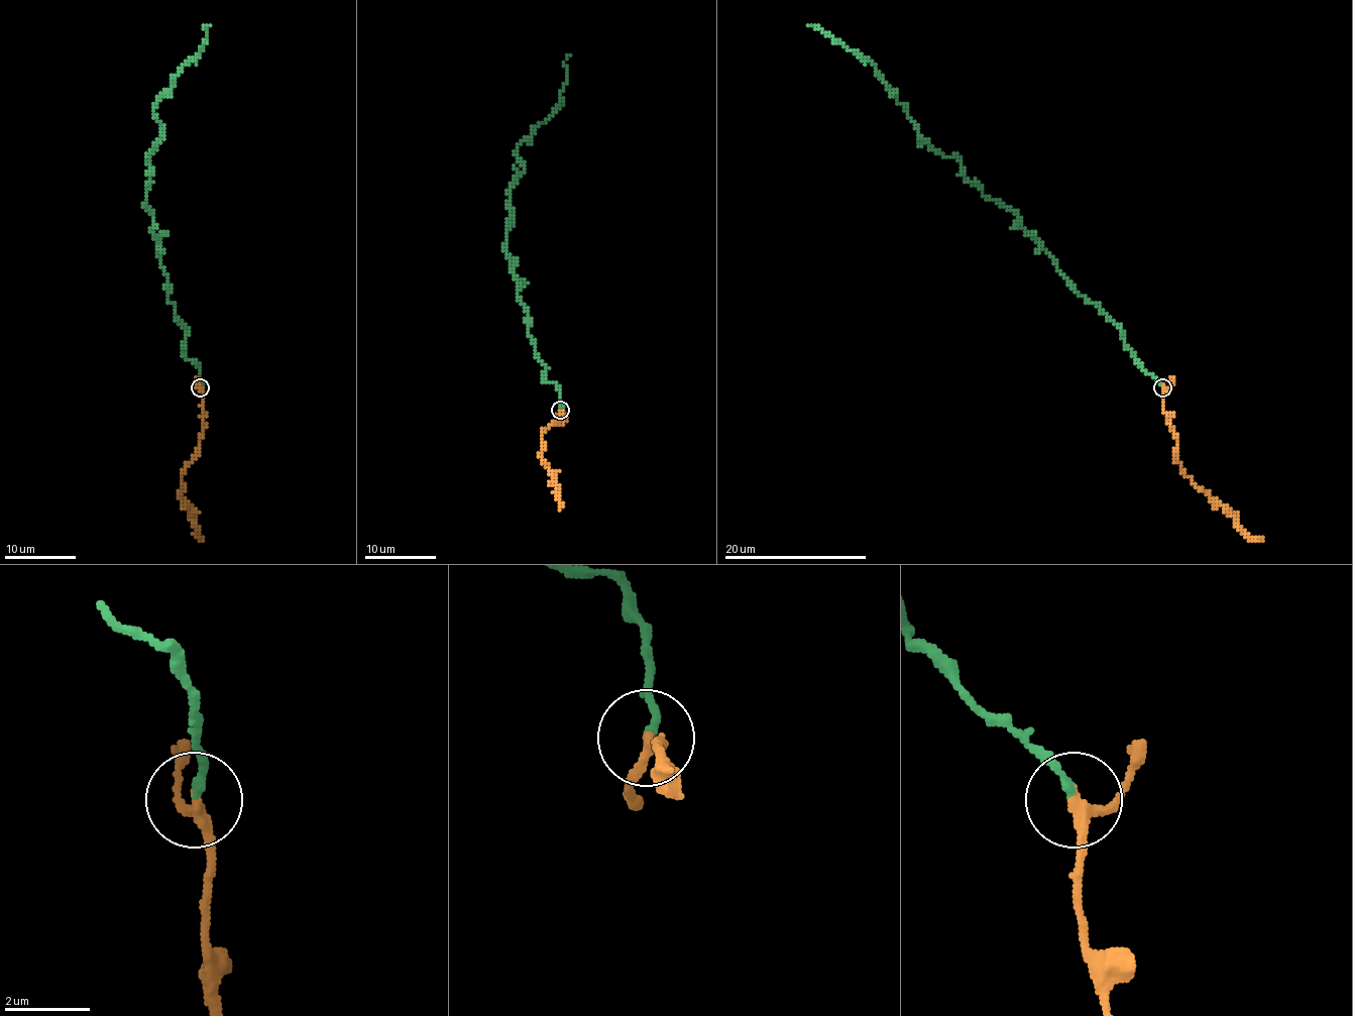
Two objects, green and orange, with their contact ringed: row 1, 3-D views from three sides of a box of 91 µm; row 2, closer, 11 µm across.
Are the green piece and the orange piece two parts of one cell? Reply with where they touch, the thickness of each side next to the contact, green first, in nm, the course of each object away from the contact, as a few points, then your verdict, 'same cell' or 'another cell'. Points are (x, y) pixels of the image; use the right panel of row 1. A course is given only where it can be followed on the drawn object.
at (1162, 387); 180 nm thick on the green side, 240 nm on the other; green runs (1162, 386), (1015, 213), (922, 136), (878, 71), (808, 26); orange runs (1162, 386), (1164, 414), (1176, 439), (1174, 460), (1249, 537), (1262, 540); same cell

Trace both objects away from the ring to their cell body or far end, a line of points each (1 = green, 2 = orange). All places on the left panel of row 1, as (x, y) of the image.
1: (200, 386), (145, 206), (148, 154), (162, 136), (154, 106), (202, 50), (209, 26)
2: (200, 386), (199, 454), (183, 474), (184, 488), (181, 499), (195, 517), (199, 540)

